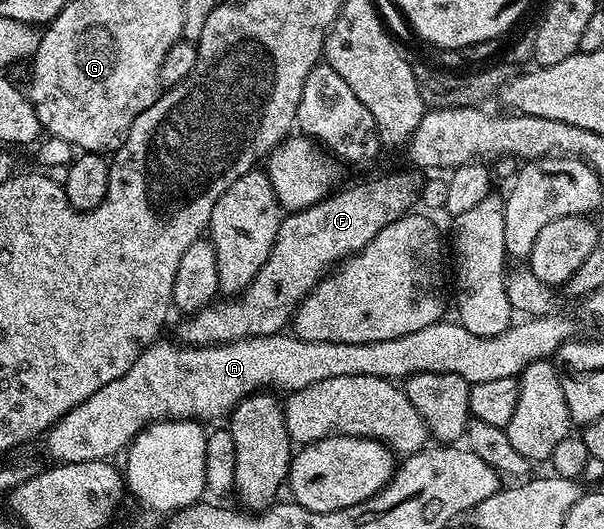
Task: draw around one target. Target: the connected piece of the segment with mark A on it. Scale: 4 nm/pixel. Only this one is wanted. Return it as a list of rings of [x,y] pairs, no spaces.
[[[553,313],[541,317],[528,317],[523,321],[524,323],[517,322],[498,336],[475,336],[474,333],[464,327],[461,327],[459,322],[441,321],[434,325],[426,325],[426,329],[418,329],[418,333],[406,333],[406,337],[394,337],[393,339],[387,339],[386,341],[374,341],[373,343],[334,343],[334,342],[306,342],[304,339],[297,339],[296,336],[281,333],[279,335],[263,335],[260,338],[242,338],[236,342],[217,343],[214,346],[206,347],[189,347],[180,343],[164,343],[165,341],[157,341],[144,350],[134,361],[134,365],[127,370],[122,378],[115,381],[110,381],[109,385],[104,385],[102,389],[97,393],[92,394],[82,402],[82,404],[75,406],[74,409],[68,410],[62,418],[55,423],[54,426],[45,434],[44,442],[46,441],[46,449],[49,455],[55,462],[61,463],[81,463],[82,461],[92,460],[109,460],[113,458],[112,455],[118,451],[123,452],[135,438],[136,434],[143,431],[151,423],[164,422],[165,419],[191,419],[198,421],[205,421],[204,419],[216,419],[222,415],[227,416],[233,408],[237,406],[247,395],[257,394],[263,389],[276,387],[278,389],[286,389],[285,392],[291,393],[294,391],[301,391],[304,388],[308,388],[312,384],[316,384],[318,381],[328,380],[330,377],[336,376],[354,376],[354,375],[369,375],[370,377],[382,377],[383,379],[390,379],[393,381],[403,381],[408,378],[409,375],[417,375],[419,371],[425,371],[426,373],[454,373],[458,377],[462,377],[468,384],[481,383],[482,381],[498,381],[501,377],[510,377],[516,379],[520,372],[526,370],[530,364],[539,363],[541,361],[548,361],[555,356],[556,352],[560,350],[560,347],[567,343],[569,339],[573,338],[574,331],[572,331],[572,323],[568,319],[563,319],[560,313]]]

